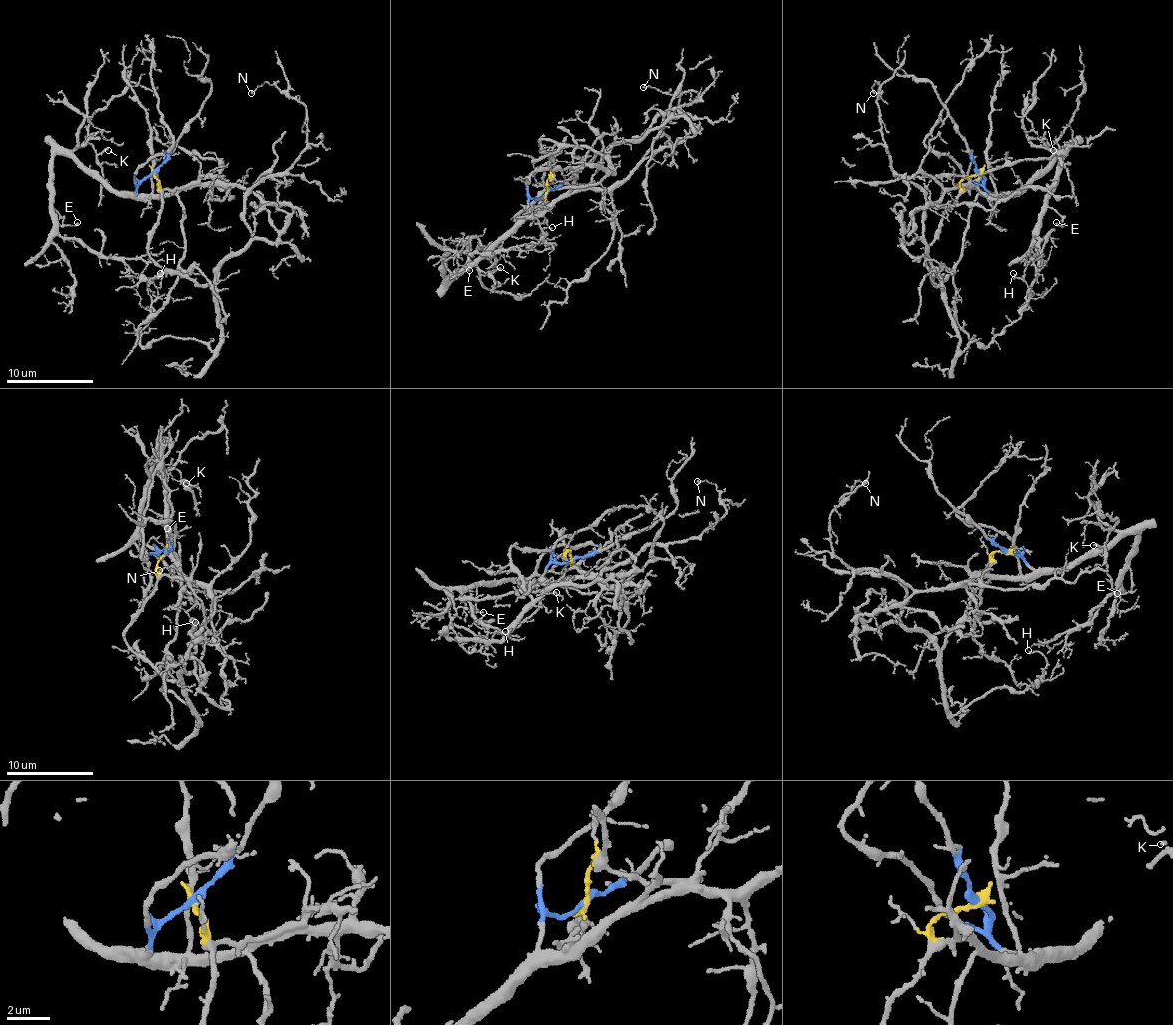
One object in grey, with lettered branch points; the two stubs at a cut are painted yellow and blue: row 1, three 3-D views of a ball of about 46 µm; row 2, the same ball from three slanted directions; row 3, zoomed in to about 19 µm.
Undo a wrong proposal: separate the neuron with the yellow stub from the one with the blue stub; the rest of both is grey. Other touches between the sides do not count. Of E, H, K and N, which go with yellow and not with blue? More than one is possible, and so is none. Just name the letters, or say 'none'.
H, N

